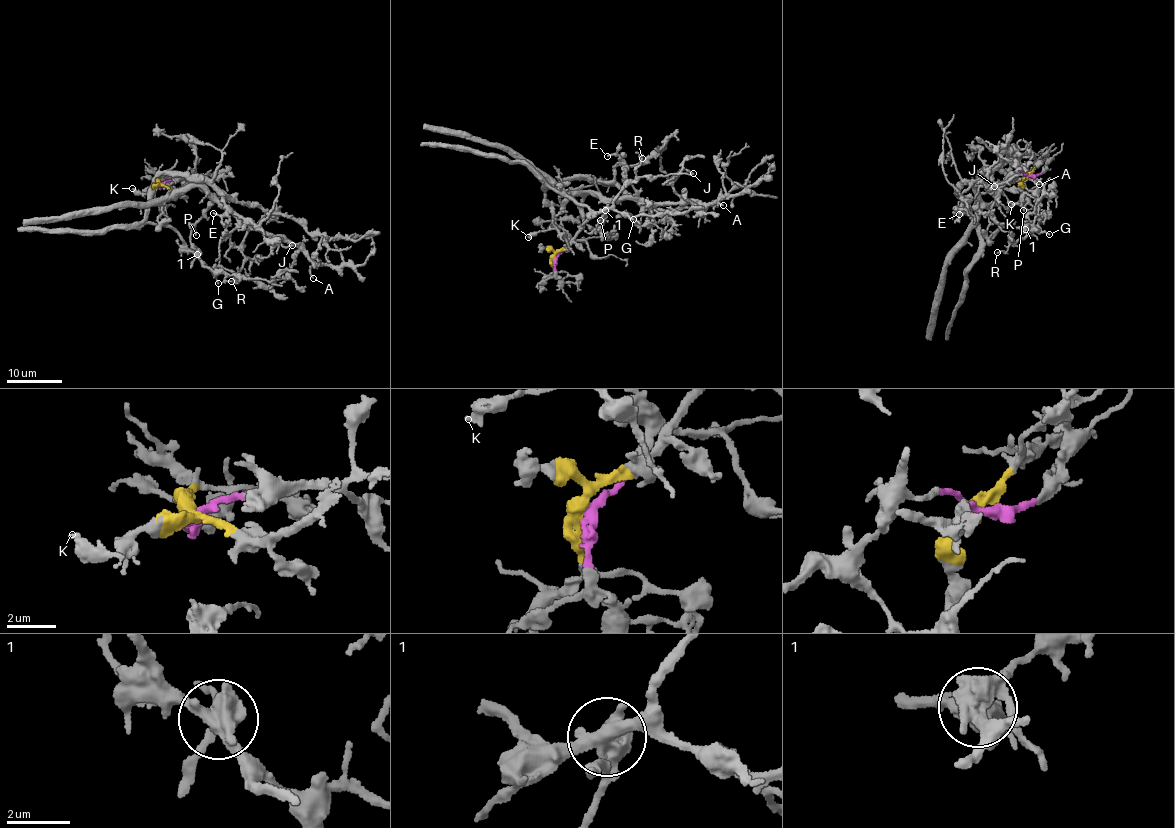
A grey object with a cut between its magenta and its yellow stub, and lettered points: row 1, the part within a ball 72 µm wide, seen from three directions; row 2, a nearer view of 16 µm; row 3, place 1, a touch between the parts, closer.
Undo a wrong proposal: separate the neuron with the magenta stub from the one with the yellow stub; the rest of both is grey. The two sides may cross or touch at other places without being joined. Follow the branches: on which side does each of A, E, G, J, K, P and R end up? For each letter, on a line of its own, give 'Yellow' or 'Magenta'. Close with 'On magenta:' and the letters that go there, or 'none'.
A: Yellow
E: Magenta
G: Magenta
J: Yellow
K: Magenta
P: Yellow
R: Magenta
On magenta: E, G, K, R

